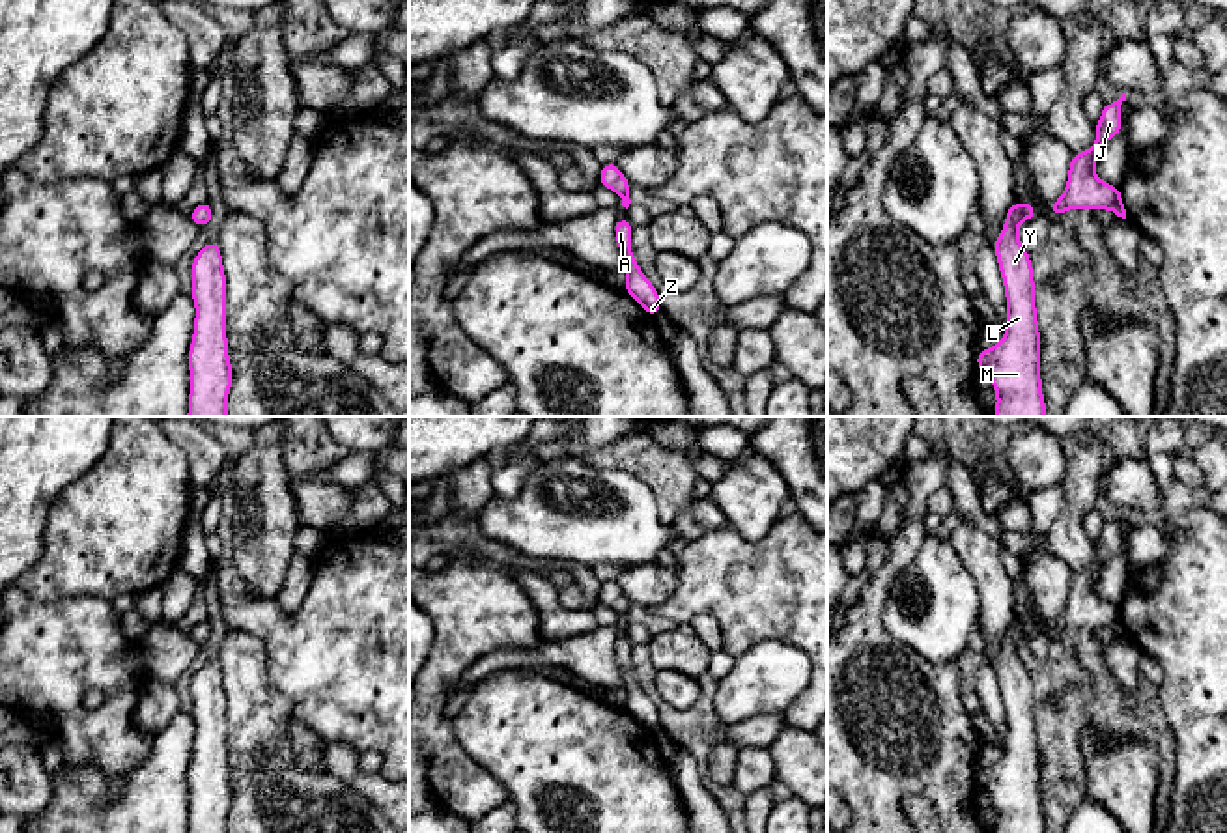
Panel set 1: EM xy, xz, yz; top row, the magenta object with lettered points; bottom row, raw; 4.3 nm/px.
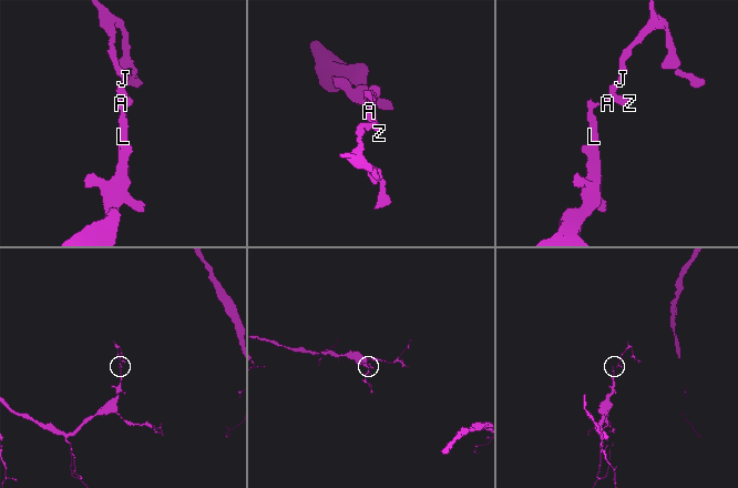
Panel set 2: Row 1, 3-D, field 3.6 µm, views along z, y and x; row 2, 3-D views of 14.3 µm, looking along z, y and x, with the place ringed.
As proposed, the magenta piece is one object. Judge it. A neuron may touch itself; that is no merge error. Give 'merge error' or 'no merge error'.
no merge error

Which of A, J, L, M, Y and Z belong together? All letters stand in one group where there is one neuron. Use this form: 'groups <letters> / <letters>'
groups A J L M Y Z

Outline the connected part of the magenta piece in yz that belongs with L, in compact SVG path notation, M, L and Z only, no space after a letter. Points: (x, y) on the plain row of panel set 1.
M1016 618L1005 633L1001 654L992 661L1005 704L1007 747L999 762L977 771L975 781L994 801L994 833L1046 833L1033 684L1018 656L1018 644L1037 631L1035 620Z

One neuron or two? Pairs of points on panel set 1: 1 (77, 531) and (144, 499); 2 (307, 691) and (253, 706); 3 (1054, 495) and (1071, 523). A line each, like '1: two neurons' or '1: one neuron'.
1: one neuron
2: two neurons
3: two neurons

